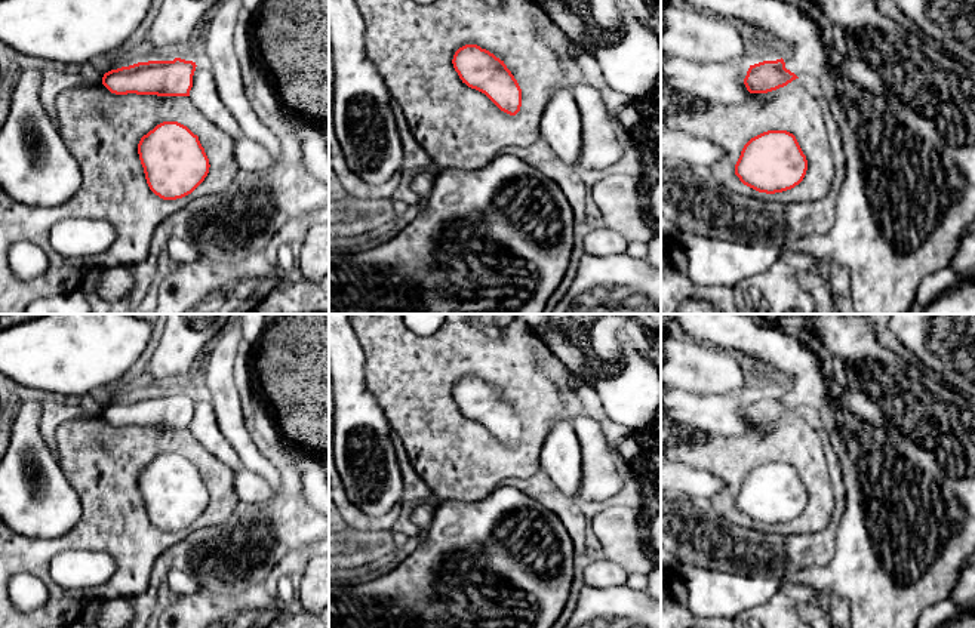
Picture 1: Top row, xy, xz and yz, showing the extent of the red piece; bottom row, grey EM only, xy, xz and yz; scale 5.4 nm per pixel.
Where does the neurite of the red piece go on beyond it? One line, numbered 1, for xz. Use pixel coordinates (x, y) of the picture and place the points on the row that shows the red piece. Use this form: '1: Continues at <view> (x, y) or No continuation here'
1: No continuation here

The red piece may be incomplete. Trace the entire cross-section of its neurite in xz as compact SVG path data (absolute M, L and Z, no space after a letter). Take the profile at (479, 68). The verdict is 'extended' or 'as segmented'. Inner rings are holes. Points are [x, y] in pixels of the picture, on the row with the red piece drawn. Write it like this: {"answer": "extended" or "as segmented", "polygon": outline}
{"answer": "as segmented", "polygon": "M477 44L459 47L452 59L462 83L485 93L501 111L516 116L522 89L504 61Z"}

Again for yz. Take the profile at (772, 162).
{"answer": "as segmented", "polygon": "M768 130L751 138L735 164L735 175L744 185L766 194L794 188L806 170L806 156L787 130Z"}

